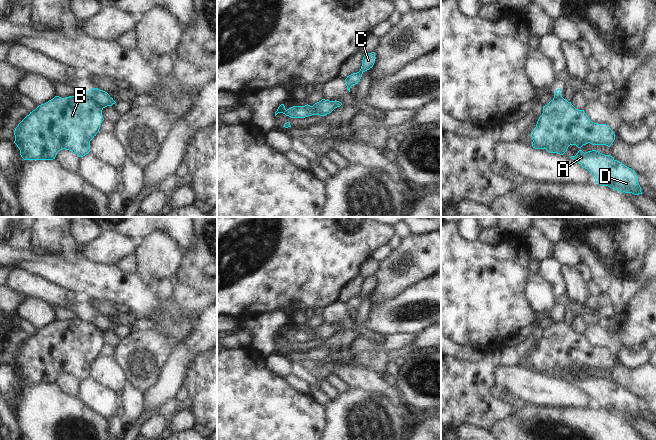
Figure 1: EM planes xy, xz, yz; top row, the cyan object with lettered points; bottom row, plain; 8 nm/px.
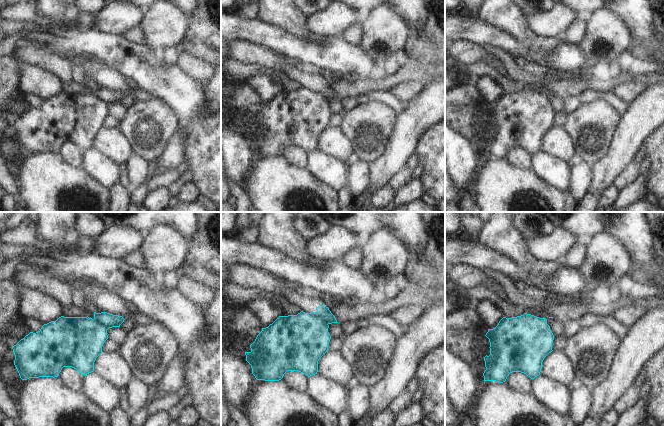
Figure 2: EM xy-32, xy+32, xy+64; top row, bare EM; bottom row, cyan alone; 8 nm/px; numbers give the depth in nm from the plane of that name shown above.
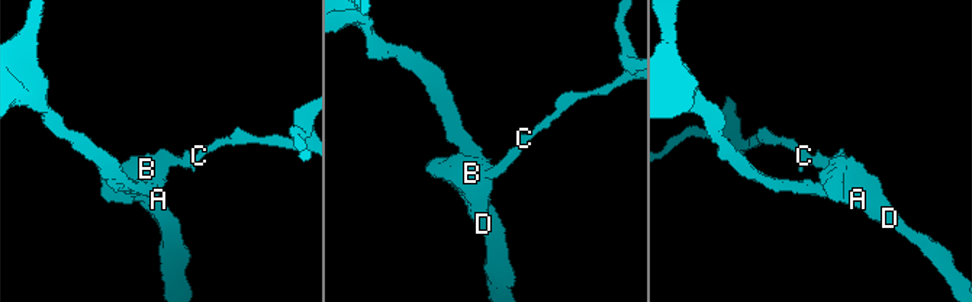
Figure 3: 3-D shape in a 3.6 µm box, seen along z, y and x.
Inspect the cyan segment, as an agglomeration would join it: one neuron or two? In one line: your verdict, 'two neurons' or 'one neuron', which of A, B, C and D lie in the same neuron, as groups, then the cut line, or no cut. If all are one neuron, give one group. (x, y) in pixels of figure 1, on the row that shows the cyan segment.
two neurons; A B D / C; cut in xy along (87, 92), (87, 95), (102, 108)

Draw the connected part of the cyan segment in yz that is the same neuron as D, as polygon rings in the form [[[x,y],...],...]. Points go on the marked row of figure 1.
[[[580,149],[575,156],[570,158],[587,169],[596,183],[621,193],[642,194],[636,172],[612,156],[604,155],[596,150],[584,153]]]

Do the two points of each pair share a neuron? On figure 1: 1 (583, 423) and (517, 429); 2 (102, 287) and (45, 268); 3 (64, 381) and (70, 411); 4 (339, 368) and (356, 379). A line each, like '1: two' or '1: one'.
1: one
2: one
3: two
4: one

